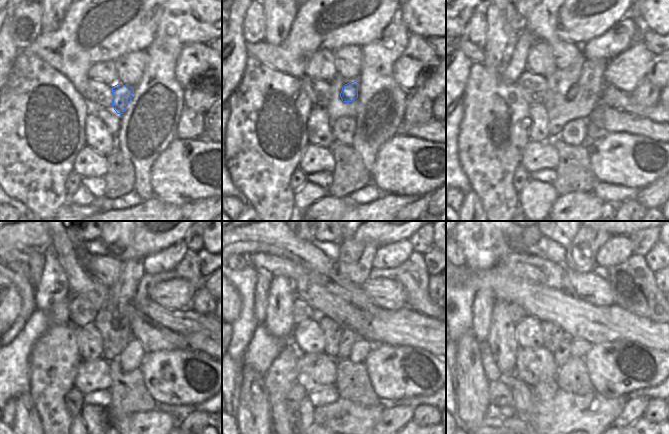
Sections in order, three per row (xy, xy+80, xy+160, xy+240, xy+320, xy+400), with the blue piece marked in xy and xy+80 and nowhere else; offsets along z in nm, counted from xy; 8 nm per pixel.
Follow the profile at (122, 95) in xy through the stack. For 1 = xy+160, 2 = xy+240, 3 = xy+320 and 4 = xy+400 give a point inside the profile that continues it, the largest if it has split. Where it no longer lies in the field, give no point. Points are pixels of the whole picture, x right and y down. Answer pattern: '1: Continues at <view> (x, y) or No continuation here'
1: Continues at xy+160 (592, 81)
2: Continues at xy+240 (189, 269)
3: Continues at xy+320 (412, 274)
4: Continues at xy+400 (634, 286).

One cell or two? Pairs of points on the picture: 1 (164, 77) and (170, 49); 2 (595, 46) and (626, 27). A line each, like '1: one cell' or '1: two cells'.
1: one cell
2: one cell

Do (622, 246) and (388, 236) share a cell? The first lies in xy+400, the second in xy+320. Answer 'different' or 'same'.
different

